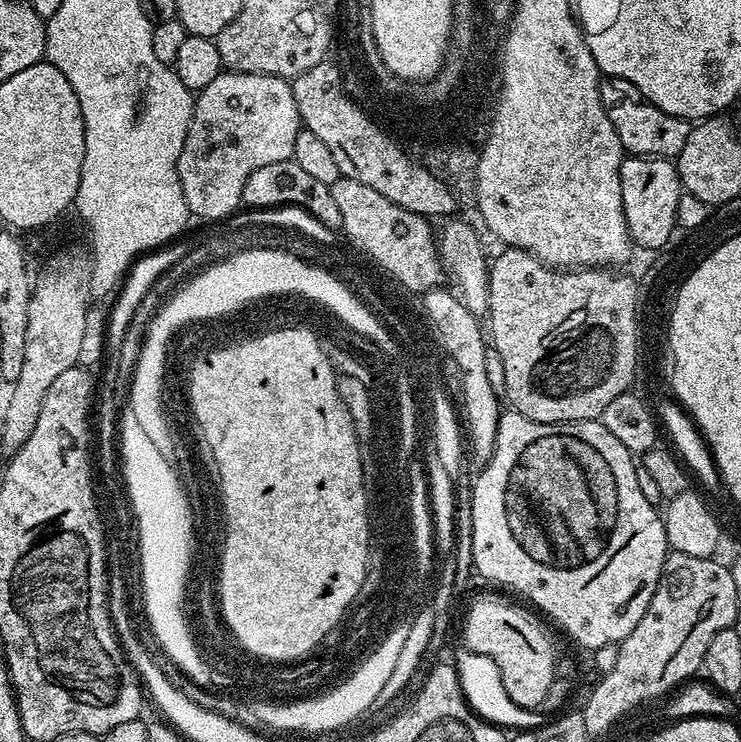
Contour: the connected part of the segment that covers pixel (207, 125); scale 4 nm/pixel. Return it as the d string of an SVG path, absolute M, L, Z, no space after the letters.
M221 71L210 86L195 93L190 130L182 146L182 154L178 154L176 169L189 213L200 220L228 220L241 207L242 186L246 186L246 178L262 166L291 160L294 142L298 142L301 130L298 102L294 102L289 81L270 74Z

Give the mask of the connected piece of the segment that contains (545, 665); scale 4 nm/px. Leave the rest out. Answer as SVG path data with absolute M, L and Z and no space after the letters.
M478 600L464 616L462 638L469 641L472 652L486 654L498 666L502 686L518 706L536 710L556 676L558 652L552 649L552 640L540 625L541 617L532 612L504 600Z

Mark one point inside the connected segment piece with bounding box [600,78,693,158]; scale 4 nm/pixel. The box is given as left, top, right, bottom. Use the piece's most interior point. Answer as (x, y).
(644, 130)

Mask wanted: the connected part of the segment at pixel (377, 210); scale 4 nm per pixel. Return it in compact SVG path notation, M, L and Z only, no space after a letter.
M340 176L338 182L330 185L334 194L334 203L338 205L338 211L342 214L342 232L348 235L348 240L373 264L382 266L382 270L386 270L386 274L390 274L398 282L402 282L402 286L409 292L423 294L430 291L431 288L441 287L442 281L445 279L446 273L444 265L440 262L440 249L438 247L438 236L431 228L429 217L419 216L410 210L402 210L402 206L398 206L394 202L390 202L390 198L386 198L383 194L378 194L378 190L371 189L370 186L363 185L354 178L346 178Z

